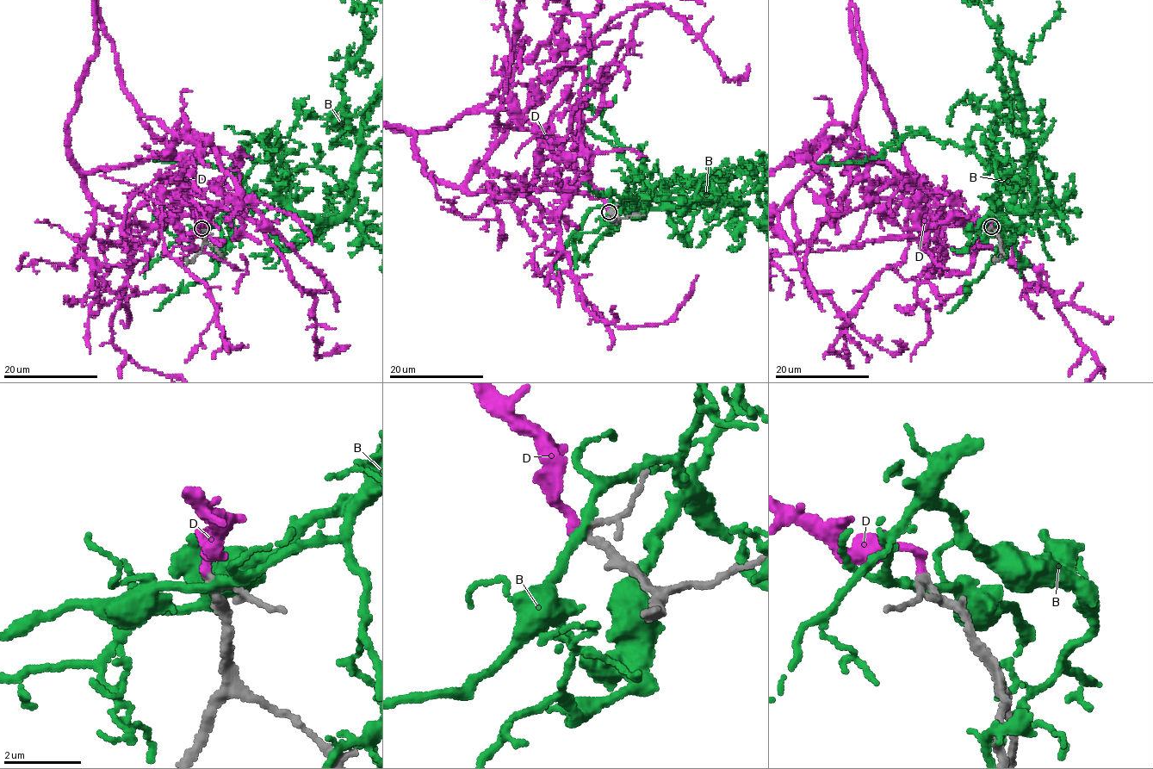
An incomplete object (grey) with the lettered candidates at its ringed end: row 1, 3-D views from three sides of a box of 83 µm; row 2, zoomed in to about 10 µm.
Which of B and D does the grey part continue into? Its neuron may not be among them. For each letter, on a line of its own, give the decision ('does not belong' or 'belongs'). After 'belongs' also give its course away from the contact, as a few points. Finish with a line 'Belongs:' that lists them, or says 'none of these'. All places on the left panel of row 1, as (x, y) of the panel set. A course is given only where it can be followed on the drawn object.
B: does not belong
D: belongs
Belongs: D

